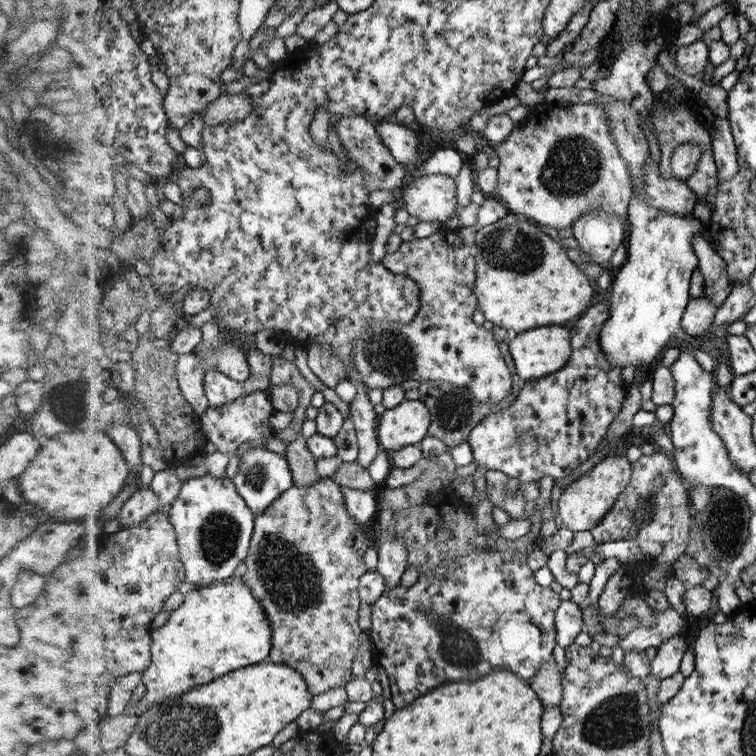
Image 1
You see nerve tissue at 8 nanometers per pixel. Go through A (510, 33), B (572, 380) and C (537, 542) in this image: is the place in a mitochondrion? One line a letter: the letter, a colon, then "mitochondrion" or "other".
A: other
B: other
C: other

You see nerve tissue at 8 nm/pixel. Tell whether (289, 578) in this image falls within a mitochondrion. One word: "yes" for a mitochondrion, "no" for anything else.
yes

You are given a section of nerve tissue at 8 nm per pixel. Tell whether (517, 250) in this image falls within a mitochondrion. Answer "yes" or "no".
yes

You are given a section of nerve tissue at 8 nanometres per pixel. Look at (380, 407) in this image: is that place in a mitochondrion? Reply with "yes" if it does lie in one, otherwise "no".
no

